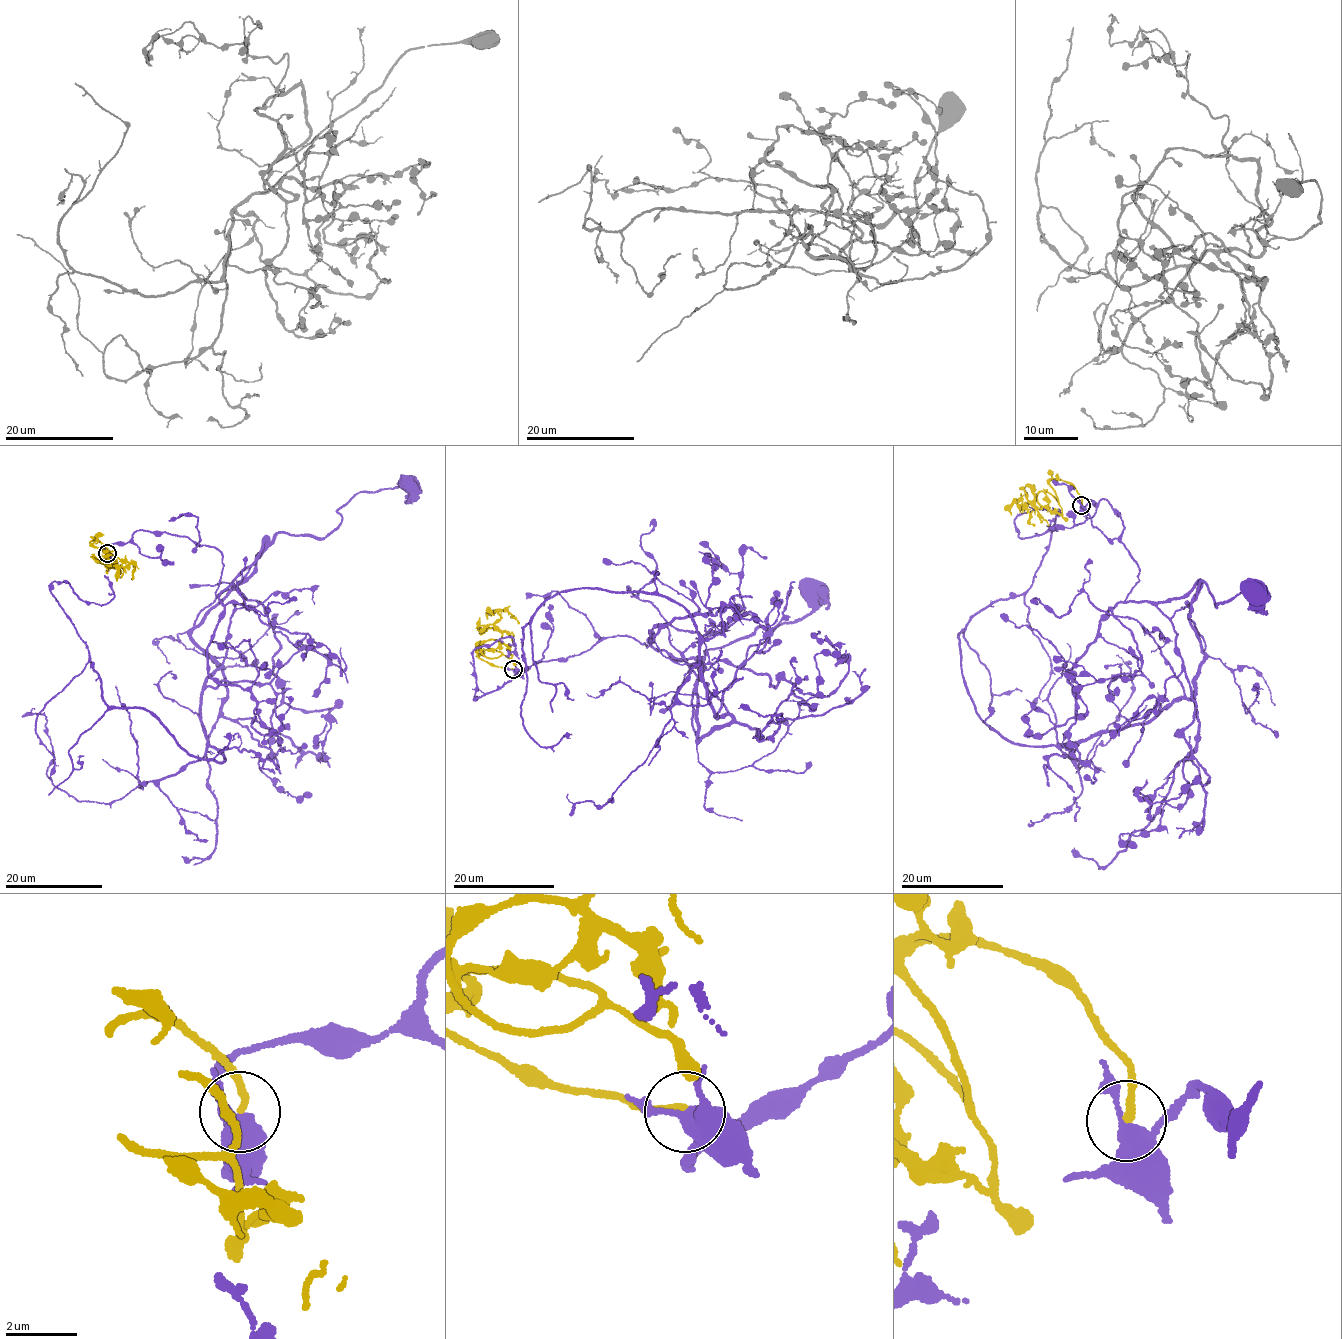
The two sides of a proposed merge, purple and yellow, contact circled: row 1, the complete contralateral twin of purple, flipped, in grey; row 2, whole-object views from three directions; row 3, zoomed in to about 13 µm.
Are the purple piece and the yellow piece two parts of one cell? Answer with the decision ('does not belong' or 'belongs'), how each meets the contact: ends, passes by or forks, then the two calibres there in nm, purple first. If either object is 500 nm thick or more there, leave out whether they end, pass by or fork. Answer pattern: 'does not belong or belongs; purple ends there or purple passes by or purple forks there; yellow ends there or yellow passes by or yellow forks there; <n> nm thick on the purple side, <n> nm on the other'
does not belong; purple forks there; yellow ends there; 400 nm thick on the purple side, 200 nm on the other

